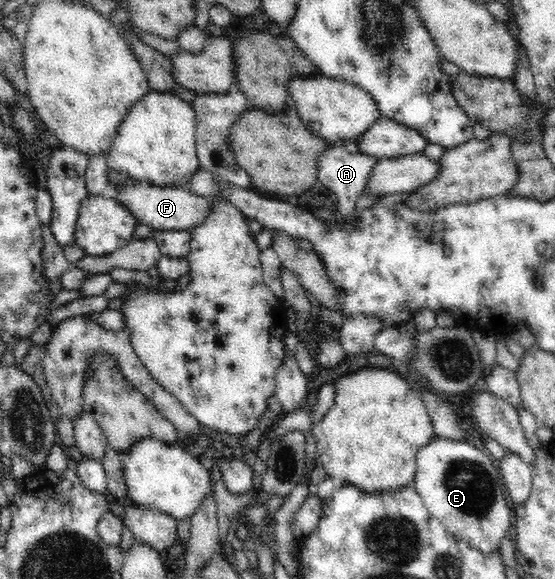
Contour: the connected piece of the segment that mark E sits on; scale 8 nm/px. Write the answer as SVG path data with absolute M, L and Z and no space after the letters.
M433 437L422 446L416 456L416 471L412 480L414 489L423 499L432 517L443 523L446 532L467 542L484 557L499 554L501 538L509 532L511 510L499 484L499 470L485 454L465 441Z

